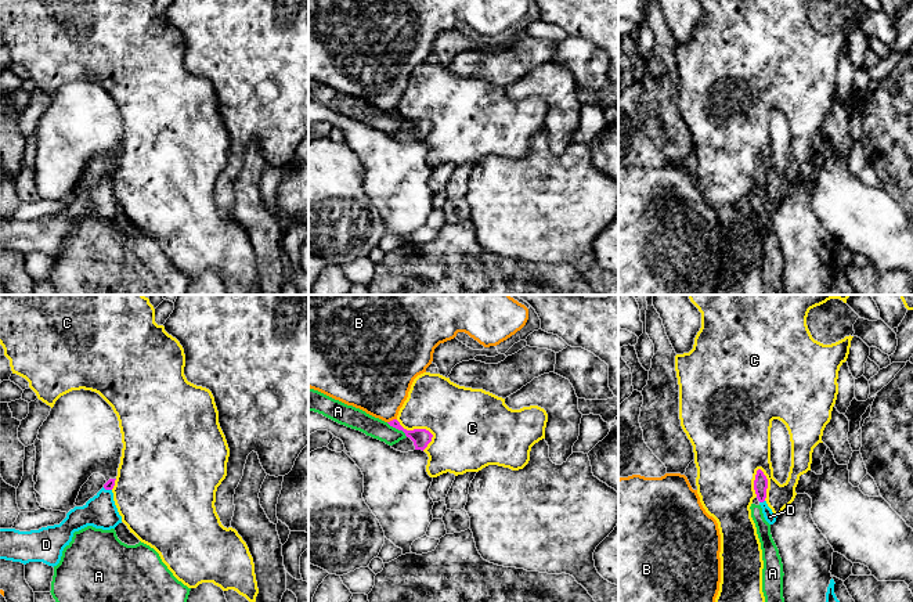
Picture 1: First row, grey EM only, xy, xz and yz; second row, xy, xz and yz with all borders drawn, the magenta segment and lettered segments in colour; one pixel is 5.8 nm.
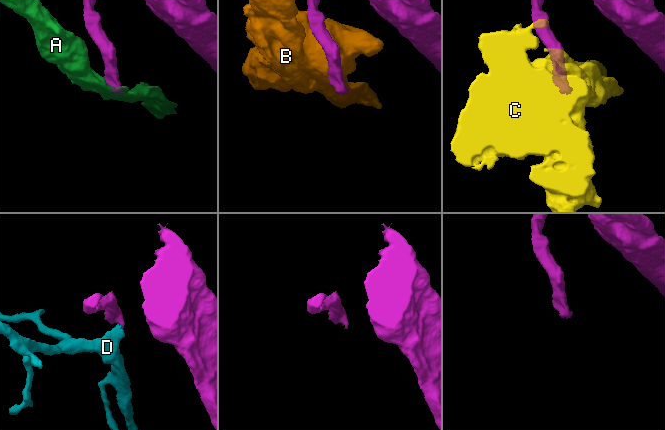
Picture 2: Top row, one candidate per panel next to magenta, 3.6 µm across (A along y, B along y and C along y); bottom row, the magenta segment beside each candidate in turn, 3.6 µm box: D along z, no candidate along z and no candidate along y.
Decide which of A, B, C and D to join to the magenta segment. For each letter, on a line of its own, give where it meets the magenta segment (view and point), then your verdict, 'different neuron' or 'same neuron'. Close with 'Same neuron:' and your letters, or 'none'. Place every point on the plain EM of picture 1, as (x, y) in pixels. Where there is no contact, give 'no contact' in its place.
A: xz (397, 118) | different neuron
B: xz (393, 110) | different neuron
C: yz (767, 175) | different neuron
D: yz (761, 191) | same neuron
Same neuron: D

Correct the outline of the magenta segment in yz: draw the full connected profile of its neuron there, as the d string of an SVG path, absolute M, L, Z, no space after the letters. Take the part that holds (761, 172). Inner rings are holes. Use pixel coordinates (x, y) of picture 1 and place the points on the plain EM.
M761 159L757 161L755 170L754 170L754 180L757 184L757 188L759 191L759 195L762 198L762 203L765 210L769 215L773 215L776 212L776 205L772 202L772 199L768 197L765 188L766 188L766 179L768 179L768 169L764 165Z

